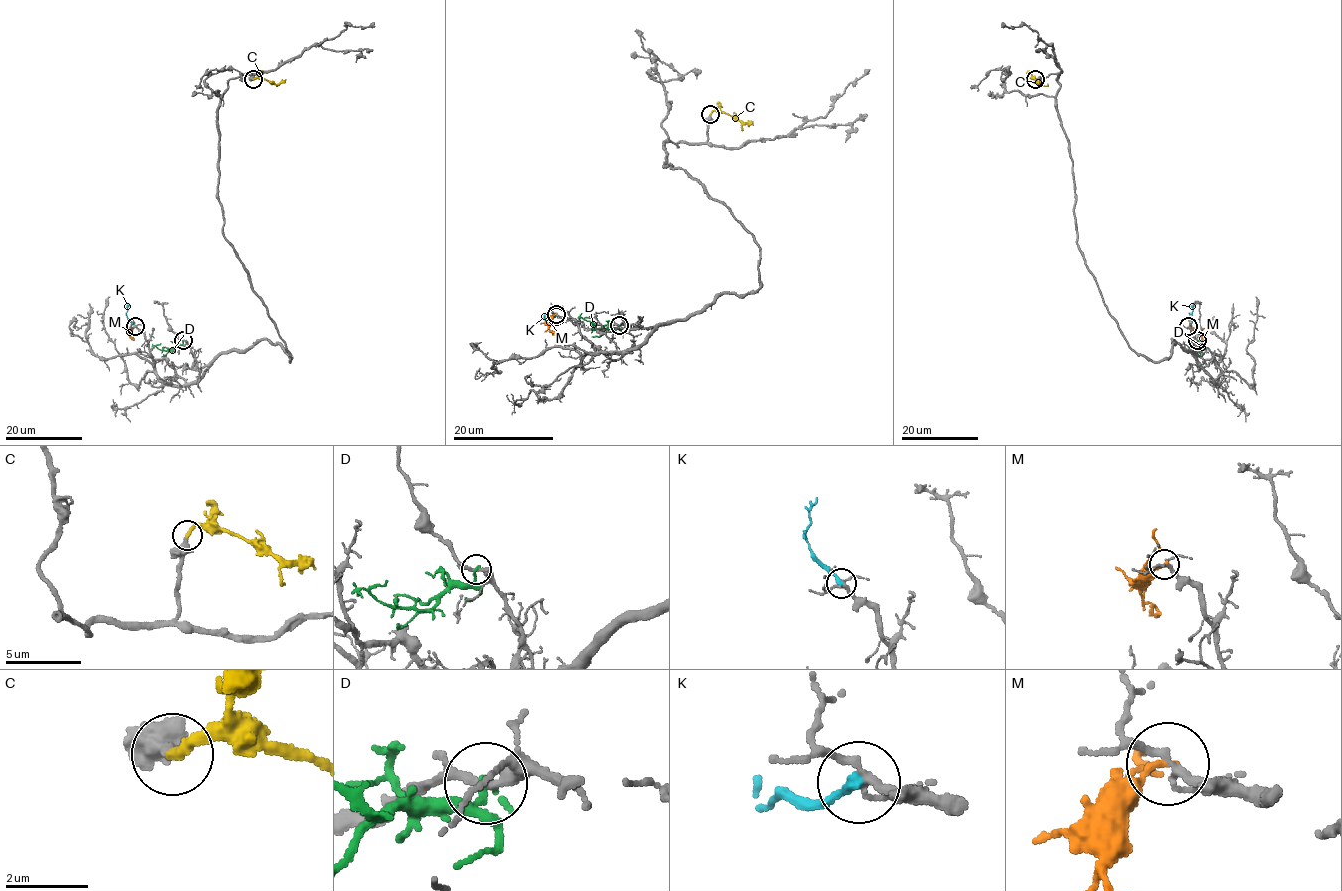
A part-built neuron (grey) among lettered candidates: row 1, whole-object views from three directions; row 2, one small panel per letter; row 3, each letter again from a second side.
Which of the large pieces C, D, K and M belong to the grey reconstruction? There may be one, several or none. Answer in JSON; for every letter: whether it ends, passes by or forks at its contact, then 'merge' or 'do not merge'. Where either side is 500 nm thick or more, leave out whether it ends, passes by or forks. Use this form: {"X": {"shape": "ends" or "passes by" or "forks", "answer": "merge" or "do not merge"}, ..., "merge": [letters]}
{"C": {"shape": "ends", "answer": "merge"}, "D": {"shape": "ends", "answer": "do not merge"}, "K": {"shape": "ends", "answer": "do not merge"}, "M": {"shape": "ends", "answer": "do not merge"}, "merge": ["C"]}

